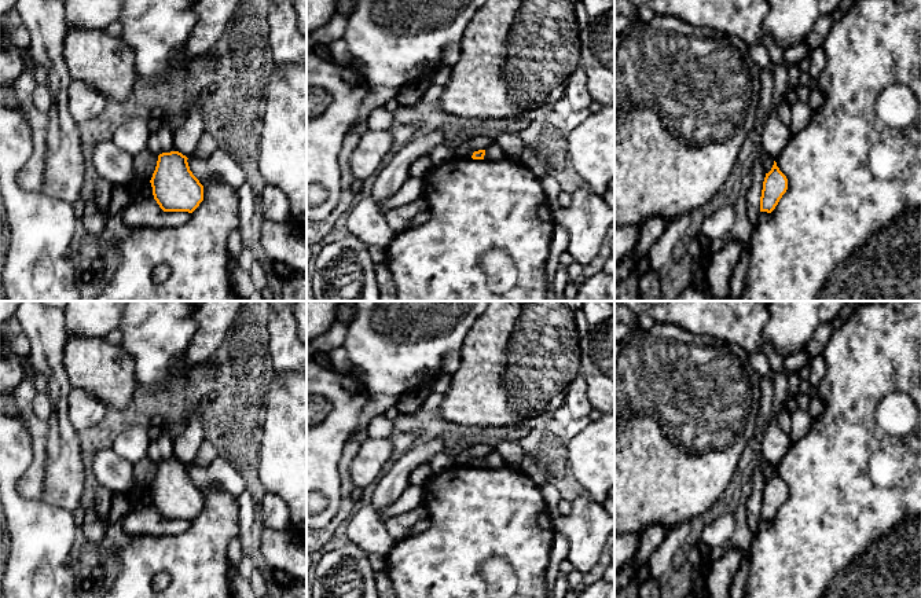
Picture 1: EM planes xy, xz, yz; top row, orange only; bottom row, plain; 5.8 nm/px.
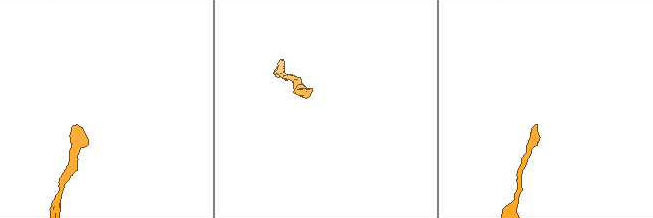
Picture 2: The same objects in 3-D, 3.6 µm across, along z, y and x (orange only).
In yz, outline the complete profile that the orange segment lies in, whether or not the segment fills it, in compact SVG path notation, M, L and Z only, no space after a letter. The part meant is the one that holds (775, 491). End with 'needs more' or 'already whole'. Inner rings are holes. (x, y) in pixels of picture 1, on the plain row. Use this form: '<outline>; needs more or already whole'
M774 473L768 481L766 481L763 489L763 498L760 505L760 520L771 521L778 513L779 507L788 498L788 487L777 474Z; already whole

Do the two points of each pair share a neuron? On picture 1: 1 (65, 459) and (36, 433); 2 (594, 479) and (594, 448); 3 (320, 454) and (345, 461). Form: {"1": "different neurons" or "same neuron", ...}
{"1": "different neurons", "2": "same neuron", "3": "different neurons"}

